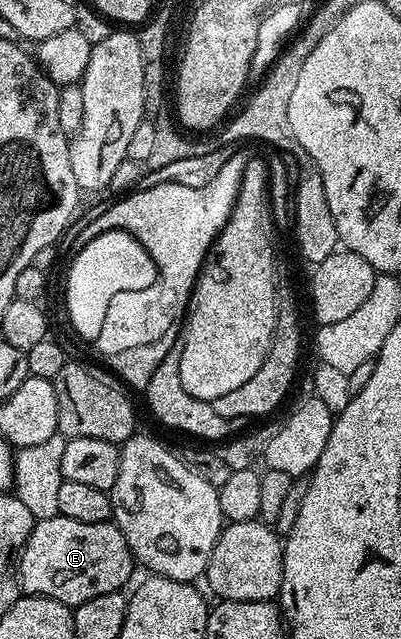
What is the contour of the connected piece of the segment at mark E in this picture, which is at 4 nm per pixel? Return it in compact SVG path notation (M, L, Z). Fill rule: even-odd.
M56 516L44 521L36 520L31 528L29 539L17 554L17 580L24 594L57 599L62 605L74 607L89 599L97 599L97 595L120 592L124 588L123 584L131 577L131 565L133 566L133 558L129 543L111 521L81 523L78 519Z

